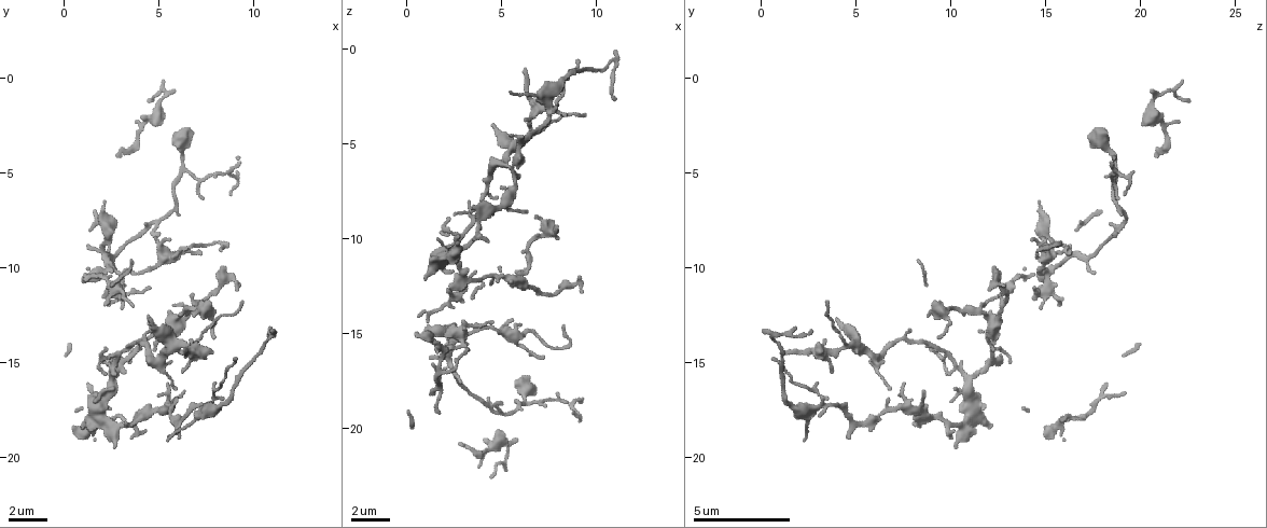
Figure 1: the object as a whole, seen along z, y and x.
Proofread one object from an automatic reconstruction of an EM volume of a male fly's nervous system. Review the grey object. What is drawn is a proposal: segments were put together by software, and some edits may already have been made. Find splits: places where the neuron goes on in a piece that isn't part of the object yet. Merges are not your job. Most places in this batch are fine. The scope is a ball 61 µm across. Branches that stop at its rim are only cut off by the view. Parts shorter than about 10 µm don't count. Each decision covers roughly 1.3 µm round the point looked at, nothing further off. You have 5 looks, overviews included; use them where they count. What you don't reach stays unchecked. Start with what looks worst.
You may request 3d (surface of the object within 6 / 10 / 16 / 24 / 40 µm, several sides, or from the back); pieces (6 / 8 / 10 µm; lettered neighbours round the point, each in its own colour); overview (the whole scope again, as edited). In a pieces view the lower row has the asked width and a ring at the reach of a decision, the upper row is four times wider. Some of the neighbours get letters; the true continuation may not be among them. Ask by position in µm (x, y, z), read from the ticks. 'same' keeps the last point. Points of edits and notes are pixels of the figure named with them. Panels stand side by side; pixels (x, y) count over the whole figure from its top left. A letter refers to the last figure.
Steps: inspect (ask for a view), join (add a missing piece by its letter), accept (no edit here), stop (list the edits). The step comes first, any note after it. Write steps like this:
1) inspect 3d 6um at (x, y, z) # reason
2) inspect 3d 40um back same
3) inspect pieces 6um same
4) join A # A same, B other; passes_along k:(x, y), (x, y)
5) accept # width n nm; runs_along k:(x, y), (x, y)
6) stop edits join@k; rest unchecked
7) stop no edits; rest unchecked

inspect pieces 8um at (10.8, 13.4, 2.5) # free end

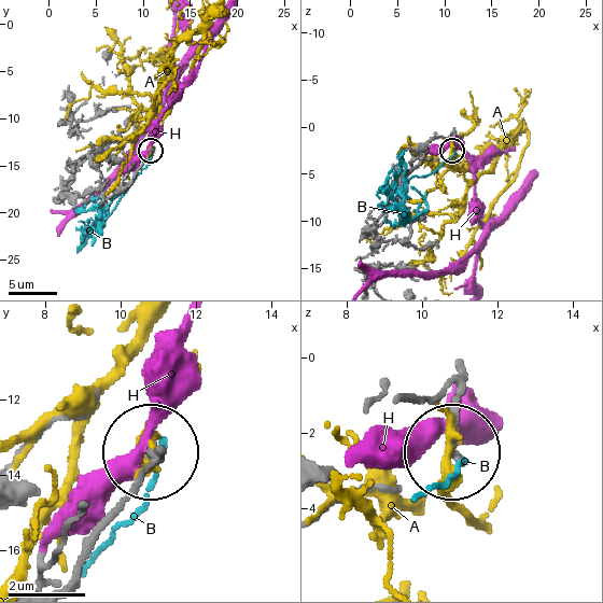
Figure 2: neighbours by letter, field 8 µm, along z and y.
accept # A other, B other, H other; runs_along 2:(407, 401), (451, 401), (454, 446); no lettered piece goes on from it

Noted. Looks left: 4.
inspect pieces 6um at (9.2, 11.0, 12.6) # branch stops here

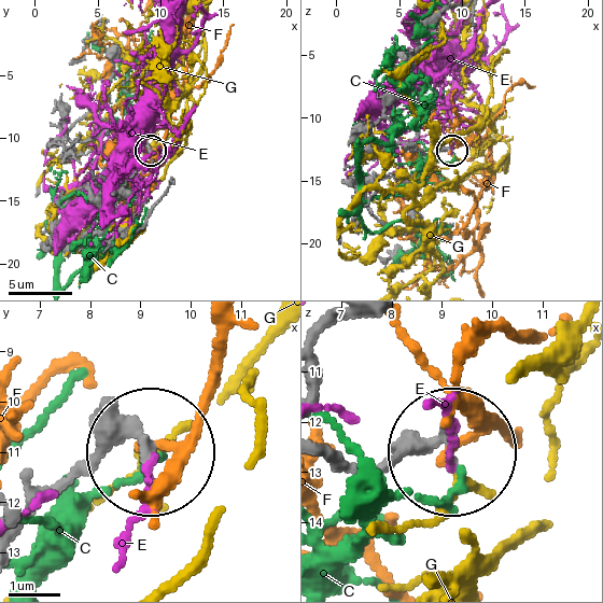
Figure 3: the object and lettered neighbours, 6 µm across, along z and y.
accept # width 230 nm; C other, E other, F other, G other; none of them fits

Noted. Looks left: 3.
inspect pieces 10um at (7.9, 13.6, 9.5) # free end

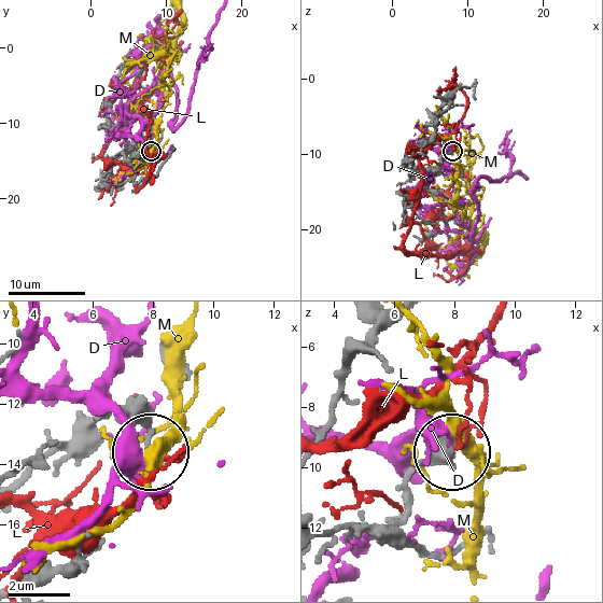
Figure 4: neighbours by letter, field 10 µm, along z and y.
accept # D other, L other, M other; runs_along 4:(351, 532), (388, 524), (410, 478), (449, 458); no lettered piece goes on from it

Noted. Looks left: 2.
stop no edits; rest unchecked

